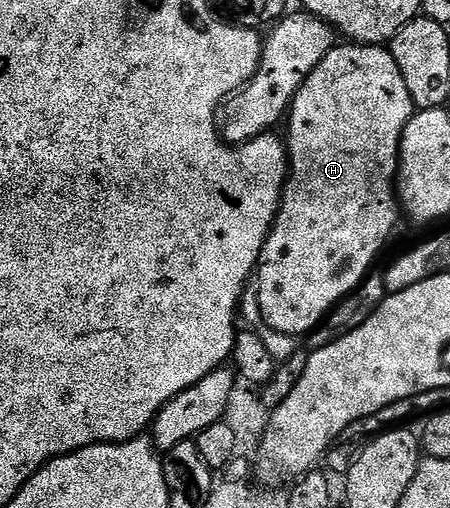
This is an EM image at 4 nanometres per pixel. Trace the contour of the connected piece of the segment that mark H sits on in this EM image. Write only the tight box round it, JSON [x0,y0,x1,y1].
[255,45,415,337]

